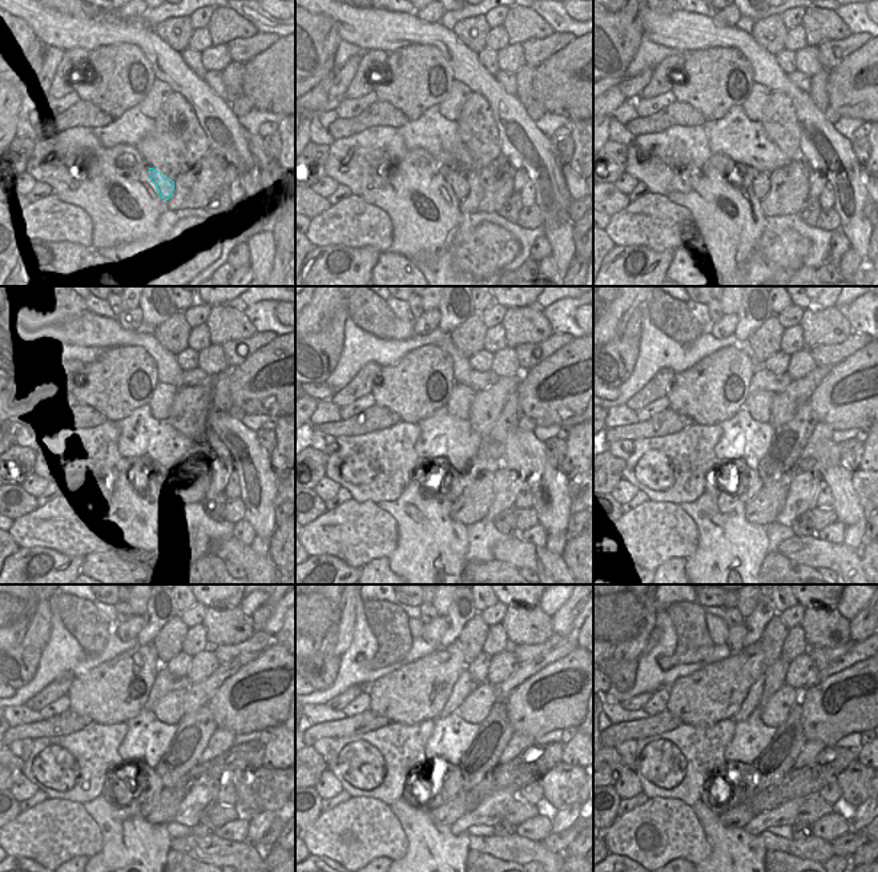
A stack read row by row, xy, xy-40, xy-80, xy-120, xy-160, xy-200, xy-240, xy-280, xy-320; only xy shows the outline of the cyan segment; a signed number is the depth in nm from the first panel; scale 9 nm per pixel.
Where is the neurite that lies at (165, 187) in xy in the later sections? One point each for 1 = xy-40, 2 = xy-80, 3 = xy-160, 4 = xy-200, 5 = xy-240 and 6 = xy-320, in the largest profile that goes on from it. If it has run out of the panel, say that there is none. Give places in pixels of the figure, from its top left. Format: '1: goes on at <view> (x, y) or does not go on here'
1: goes on at xy-40 (458, 177)
2: goes on at xy-80 (760, 181)
3: goes on at xy-160 (455, 482)
4: goes on at xy-200 (746, 483)
5: goes on at xy-240 (146, 780)
6: goes on at xy-320 (740, 776)

